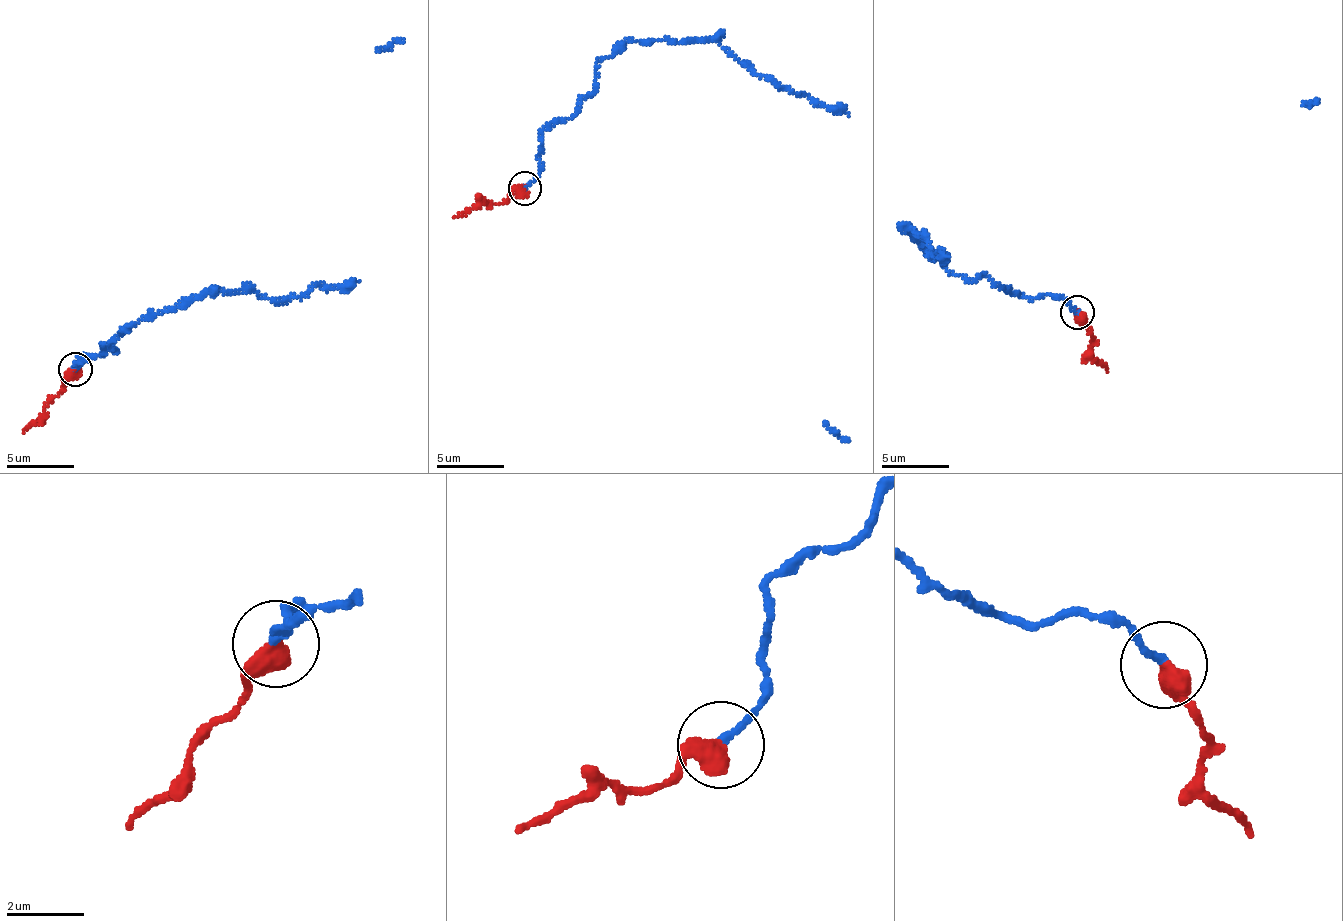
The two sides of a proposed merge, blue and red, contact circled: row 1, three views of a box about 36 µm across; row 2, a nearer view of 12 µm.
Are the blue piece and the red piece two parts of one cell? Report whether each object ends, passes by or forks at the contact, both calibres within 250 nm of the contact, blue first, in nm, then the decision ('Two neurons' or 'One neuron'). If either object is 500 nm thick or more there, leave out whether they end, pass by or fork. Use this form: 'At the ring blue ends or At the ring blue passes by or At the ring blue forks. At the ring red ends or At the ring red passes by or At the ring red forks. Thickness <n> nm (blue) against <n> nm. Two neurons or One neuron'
Thickness 200 nm (blue) against 550 nm. One neuron

